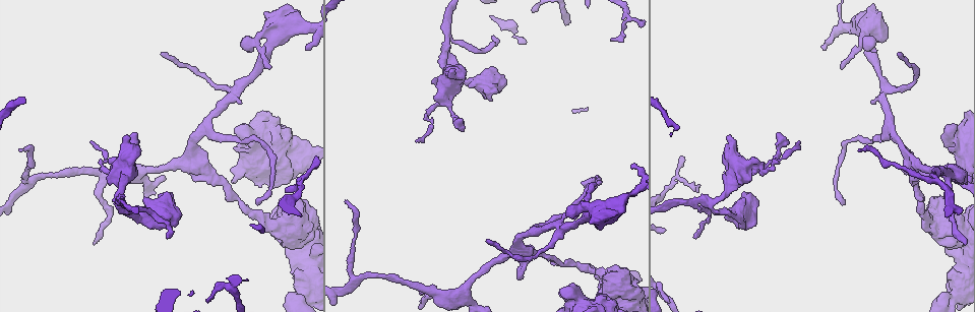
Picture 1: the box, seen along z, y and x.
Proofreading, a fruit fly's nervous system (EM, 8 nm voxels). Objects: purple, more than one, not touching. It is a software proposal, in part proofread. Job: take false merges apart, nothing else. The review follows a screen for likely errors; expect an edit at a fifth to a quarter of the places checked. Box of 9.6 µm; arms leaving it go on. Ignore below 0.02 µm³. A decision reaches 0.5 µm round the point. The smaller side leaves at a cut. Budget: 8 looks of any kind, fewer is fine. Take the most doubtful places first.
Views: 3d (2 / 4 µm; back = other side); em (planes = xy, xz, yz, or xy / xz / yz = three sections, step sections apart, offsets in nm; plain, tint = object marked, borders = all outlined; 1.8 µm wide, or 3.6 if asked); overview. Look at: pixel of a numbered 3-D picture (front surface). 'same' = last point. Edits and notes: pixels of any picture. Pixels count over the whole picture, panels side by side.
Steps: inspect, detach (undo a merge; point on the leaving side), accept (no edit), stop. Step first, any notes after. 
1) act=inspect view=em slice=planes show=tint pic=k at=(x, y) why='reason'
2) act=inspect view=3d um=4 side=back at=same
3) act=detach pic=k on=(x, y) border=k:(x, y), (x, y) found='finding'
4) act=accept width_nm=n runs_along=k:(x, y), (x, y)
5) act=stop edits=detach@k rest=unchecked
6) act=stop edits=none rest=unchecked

act=inspect view=em slice=yz step=16 show=tint pic=1 at=(911, 158) why='three-way junction'

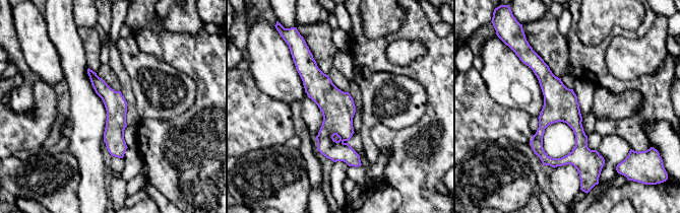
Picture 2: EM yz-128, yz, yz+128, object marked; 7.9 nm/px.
act=inspect view=em slice=planes show=tint at=same why='cut it another way'

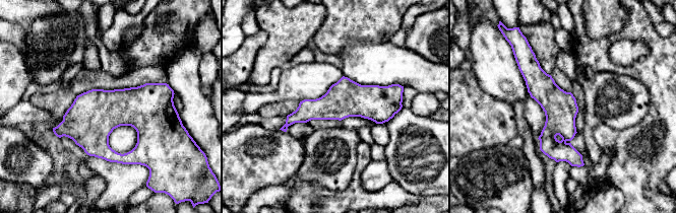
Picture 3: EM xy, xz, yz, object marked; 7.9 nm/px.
act=accept runs_along=3:(525, 59), (580, 163) found='all the same neuron'

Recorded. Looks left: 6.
act=inspect view=3d um=2 side=back pic=1 at=(943, 221) why='sharp bend'

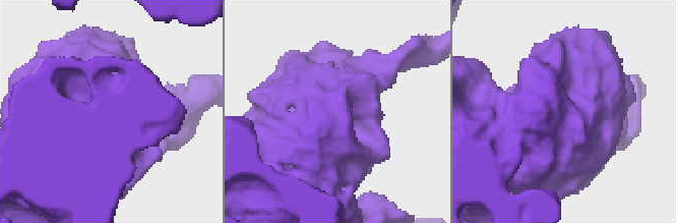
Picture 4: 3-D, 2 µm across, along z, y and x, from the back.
act=inspect view=em slice=planes show=borders pic=4 at=(564, 116)

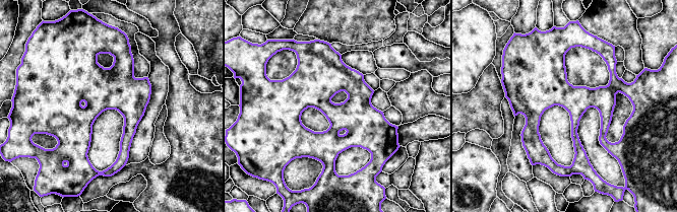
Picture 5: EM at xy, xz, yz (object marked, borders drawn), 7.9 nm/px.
act=accept width_nm=240 found='all the same neuron'

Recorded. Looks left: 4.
act=inspect view=3d um=4 pic=1 at=(245, 131) why='abrupt turn'

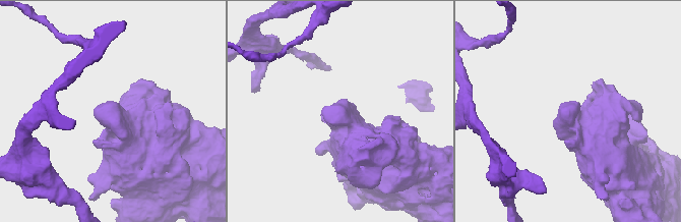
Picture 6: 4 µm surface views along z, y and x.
act=inspect view=em slice=planes show=tint pic=6 at=(341, 112) why='now the EM'

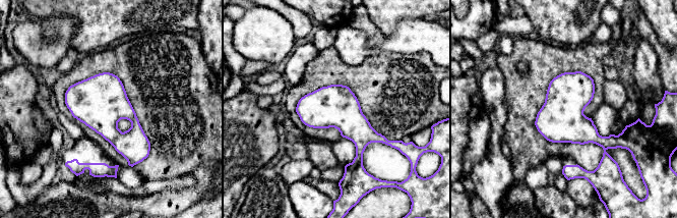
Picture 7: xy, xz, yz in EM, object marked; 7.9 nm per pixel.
act=accept width_nm=340 found='all the same neuron'

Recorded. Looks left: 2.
act=stop edits=none rest=unchecked

